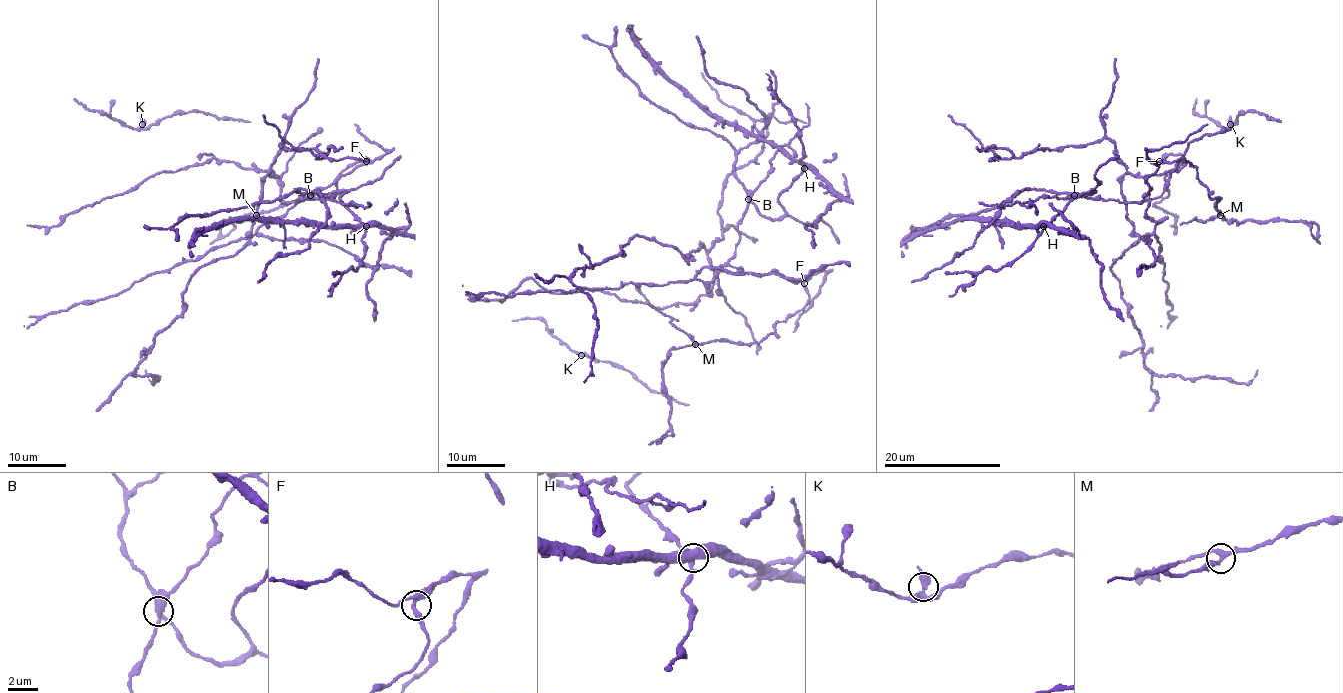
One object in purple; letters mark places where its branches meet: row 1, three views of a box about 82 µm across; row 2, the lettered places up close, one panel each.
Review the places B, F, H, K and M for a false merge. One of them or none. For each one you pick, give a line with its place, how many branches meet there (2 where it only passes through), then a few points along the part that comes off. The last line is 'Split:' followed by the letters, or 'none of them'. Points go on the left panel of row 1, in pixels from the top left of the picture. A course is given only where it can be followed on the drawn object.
B: place (310, 195); branches 4; course (310, 196), (297, 202), (281, 200), (281, 174), (300, 145), (319, 129)
Split: B

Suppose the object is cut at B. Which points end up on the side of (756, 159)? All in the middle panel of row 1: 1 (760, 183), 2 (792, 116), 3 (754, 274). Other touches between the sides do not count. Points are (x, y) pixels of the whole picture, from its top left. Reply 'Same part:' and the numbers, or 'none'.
Same part: 2, 3

